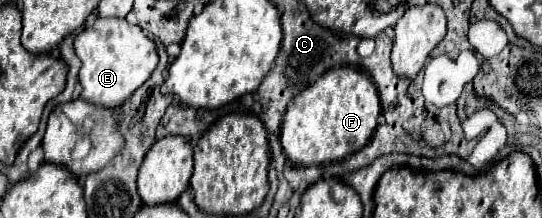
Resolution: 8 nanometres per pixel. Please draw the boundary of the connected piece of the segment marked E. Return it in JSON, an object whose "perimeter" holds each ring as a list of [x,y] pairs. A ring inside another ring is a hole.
{"perimeter":[[[96,17],[96,21],[76,37],[74,49],[82,61],[78,75],[82,99],[108,109],[122,105],[138,87],[148,81],[158,65],[158,53],[152,39],[148,39],[138,25],[130,25],[126,19],[118,17]]]}

